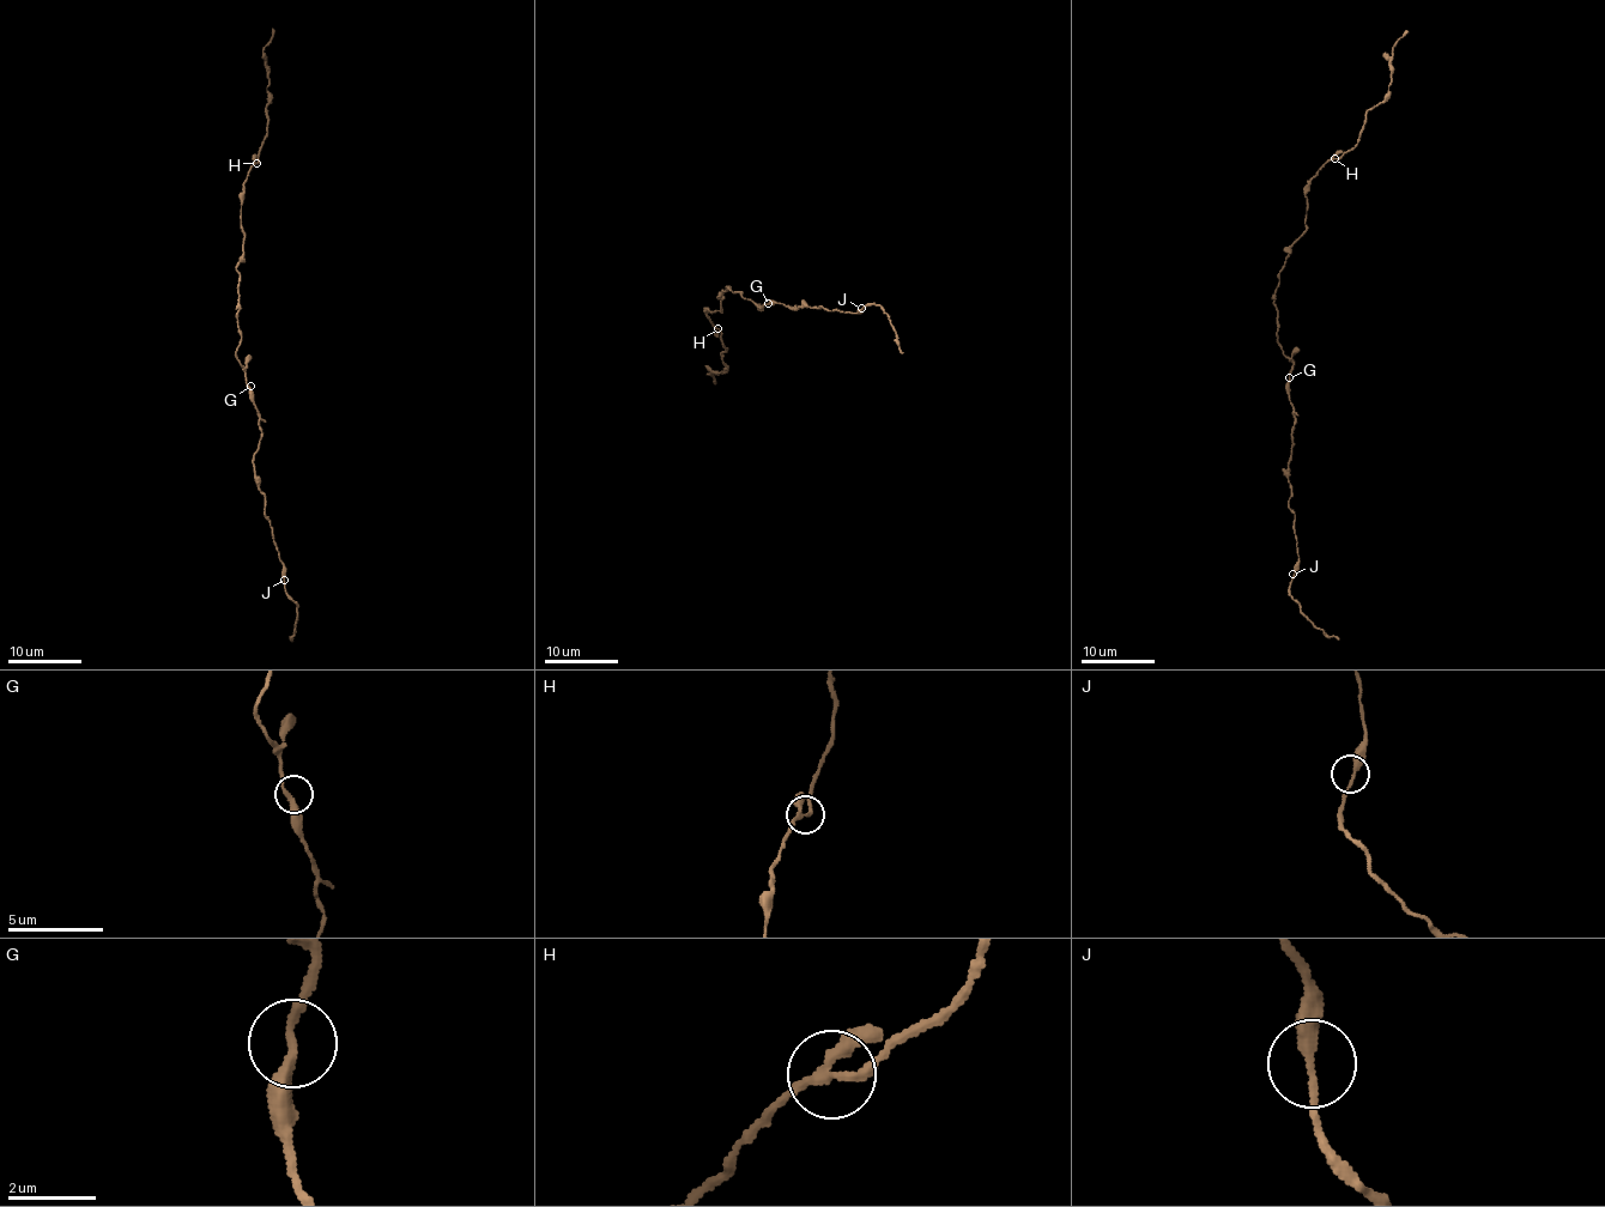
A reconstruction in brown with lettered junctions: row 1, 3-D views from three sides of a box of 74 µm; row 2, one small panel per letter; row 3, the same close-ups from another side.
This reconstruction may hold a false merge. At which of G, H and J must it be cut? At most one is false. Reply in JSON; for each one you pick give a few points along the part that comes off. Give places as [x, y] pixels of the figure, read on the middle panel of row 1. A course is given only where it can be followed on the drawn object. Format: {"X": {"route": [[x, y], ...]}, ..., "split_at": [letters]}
{"split_at": []}

